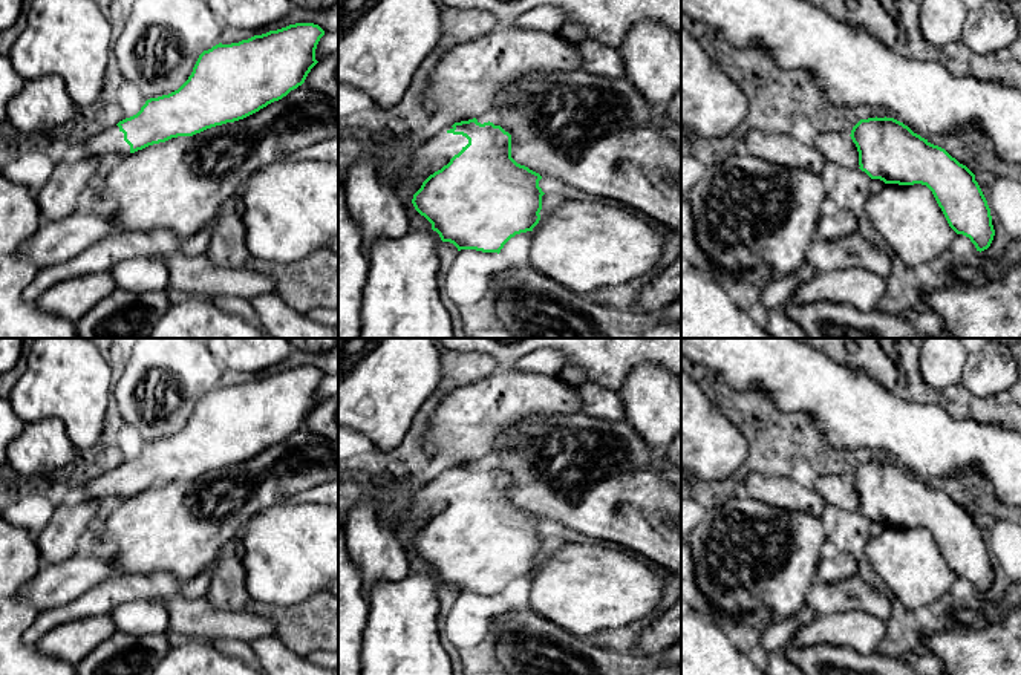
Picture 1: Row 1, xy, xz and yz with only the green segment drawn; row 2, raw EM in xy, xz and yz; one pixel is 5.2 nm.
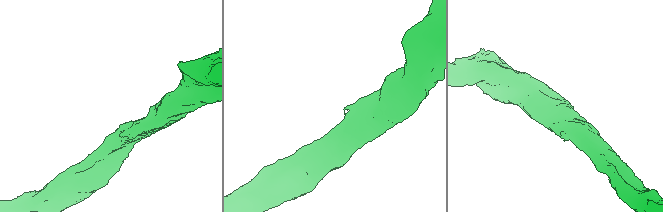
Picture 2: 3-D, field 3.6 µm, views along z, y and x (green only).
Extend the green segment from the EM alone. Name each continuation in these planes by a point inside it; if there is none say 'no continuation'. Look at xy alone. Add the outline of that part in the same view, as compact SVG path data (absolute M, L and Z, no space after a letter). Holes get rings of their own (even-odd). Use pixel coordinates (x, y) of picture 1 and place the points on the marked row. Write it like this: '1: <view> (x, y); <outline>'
1: xy (109, 141); M115 124L107 130L93 135L87 139L86 150L89 156L104 158L112 153L118 153L122 158L130 153L130 145L124 141L124 133Z

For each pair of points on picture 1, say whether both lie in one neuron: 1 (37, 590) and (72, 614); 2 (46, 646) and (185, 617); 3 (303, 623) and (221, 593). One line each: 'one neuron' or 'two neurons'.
1: two neurons
2: two neurons
3: one neuron

